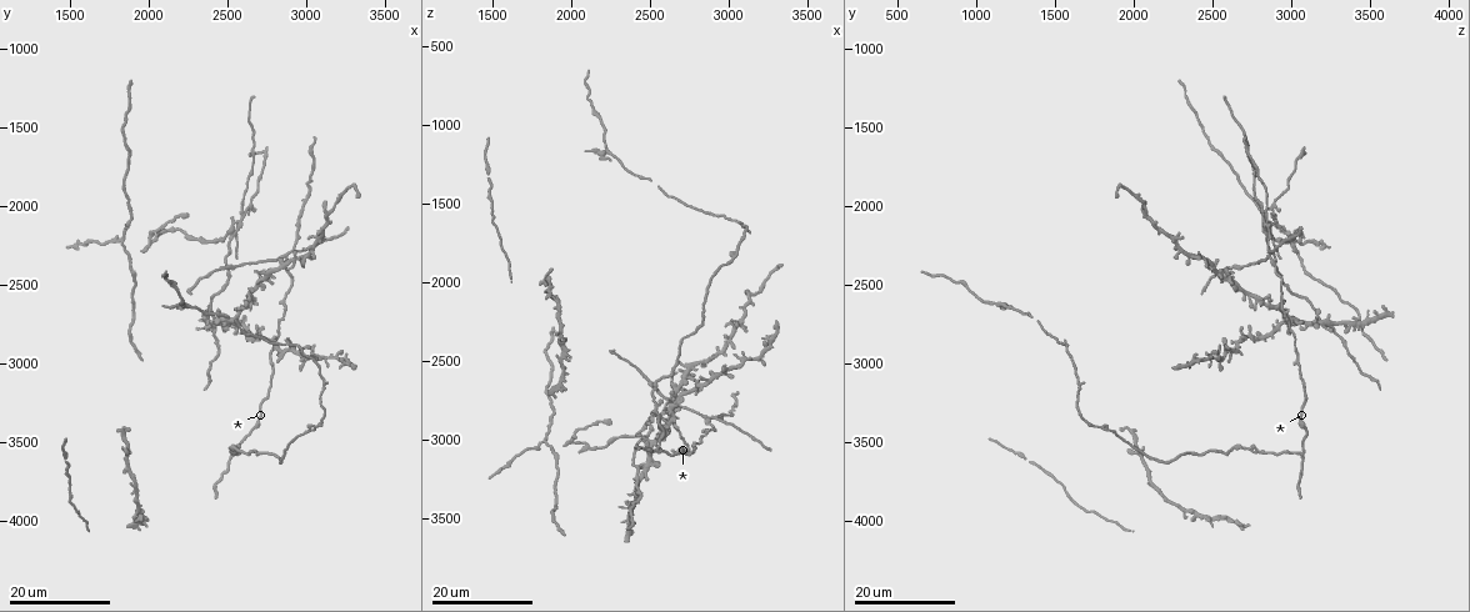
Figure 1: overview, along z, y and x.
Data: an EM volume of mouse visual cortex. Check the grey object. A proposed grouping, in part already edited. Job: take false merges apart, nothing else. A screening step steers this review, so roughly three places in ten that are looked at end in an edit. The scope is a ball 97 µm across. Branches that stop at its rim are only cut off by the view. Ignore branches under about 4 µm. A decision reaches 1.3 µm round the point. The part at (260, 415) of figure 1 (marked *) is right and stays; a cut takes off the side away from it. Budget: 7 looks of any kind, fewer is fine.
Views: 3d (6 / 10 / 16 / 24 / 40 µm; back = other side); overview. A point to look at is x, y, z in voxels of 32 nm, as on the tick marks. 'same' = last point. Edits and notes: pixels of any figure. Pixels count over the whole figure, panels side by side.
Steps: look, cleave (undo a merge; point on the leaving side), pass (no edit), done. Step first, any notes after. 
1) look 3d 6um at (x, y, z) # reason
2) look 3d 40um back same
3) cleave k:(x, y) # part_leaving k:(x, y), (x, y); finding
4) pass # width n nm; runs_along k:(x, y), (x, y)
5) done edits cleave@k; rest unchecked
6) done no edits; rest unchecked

look 3d 16um at (2580, 2100, 2820) # side arm on a straight run

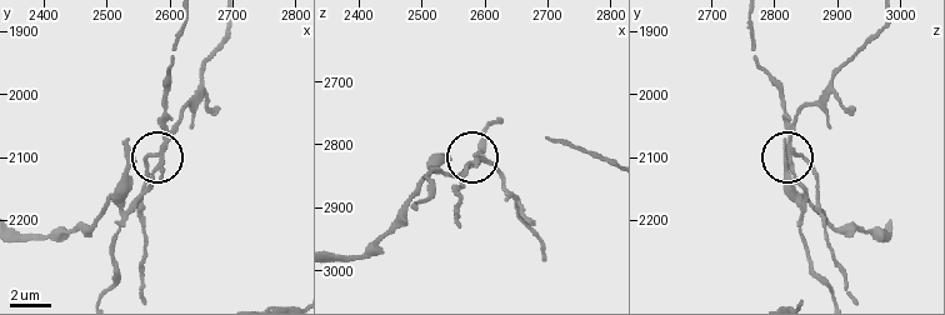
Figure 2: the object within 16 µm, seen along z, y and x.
look 3d 6um at (2590, 2095, 2830) # zoom in

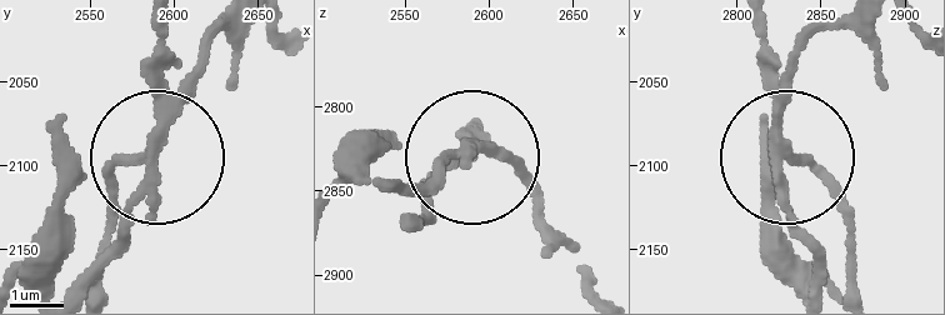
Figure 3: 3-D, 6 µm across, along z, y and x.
cleave 3:(200, 55) # arms 3; two neurons meet here

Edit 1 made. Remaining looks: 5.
look overview # see it whole again

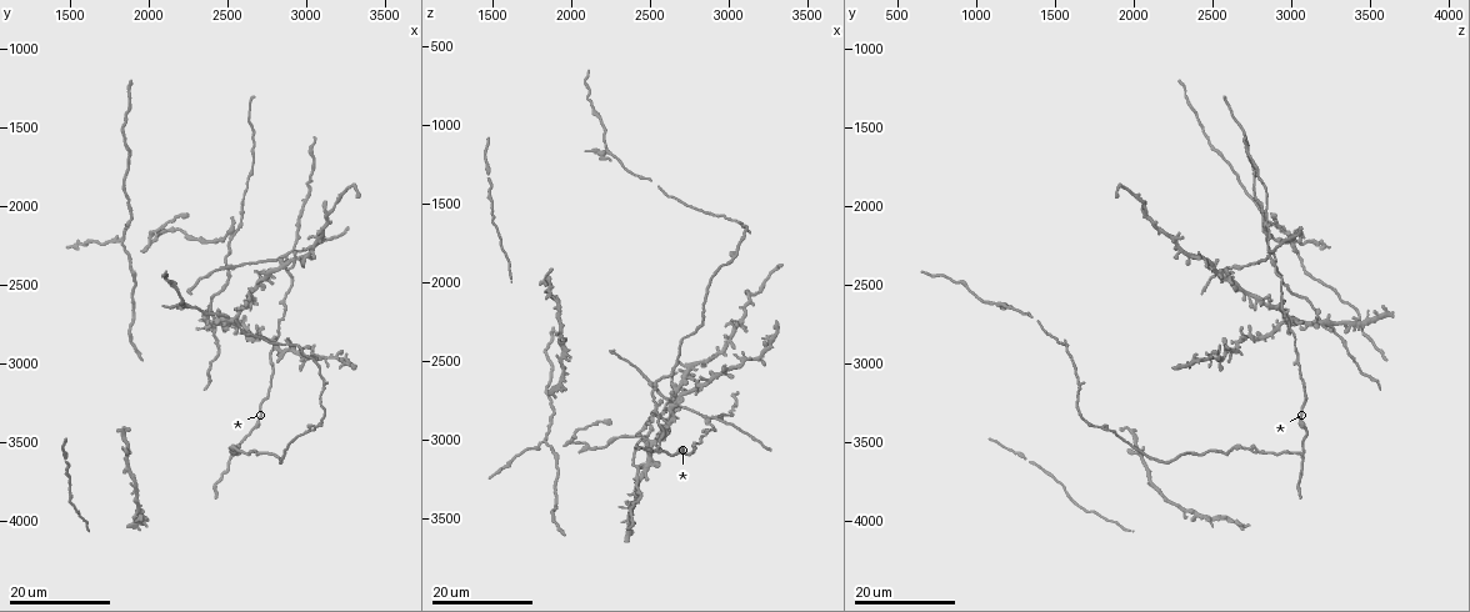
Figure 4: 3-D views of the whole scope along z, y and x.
look 3d 24um at (2900, 2280, 2840) # thin arm on a thick one

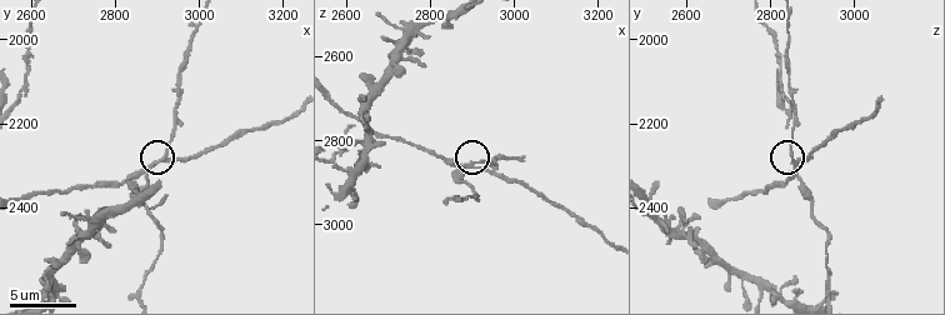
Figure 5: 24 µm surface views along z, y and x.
look 3d 10um at (2895, 2285, 2855)

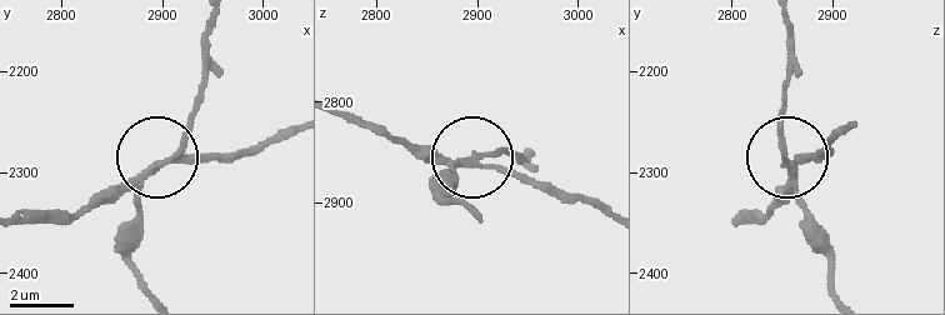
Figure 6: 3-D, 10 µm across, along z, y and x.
cleave 6:(105, 199) # arms 3; part_leaving 6:(145, 176), (108, 186), (75, 211), (26, 216); two neurons meet here

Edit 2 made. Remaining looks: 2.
look 3d 10um at (2845, 2610, 2945)

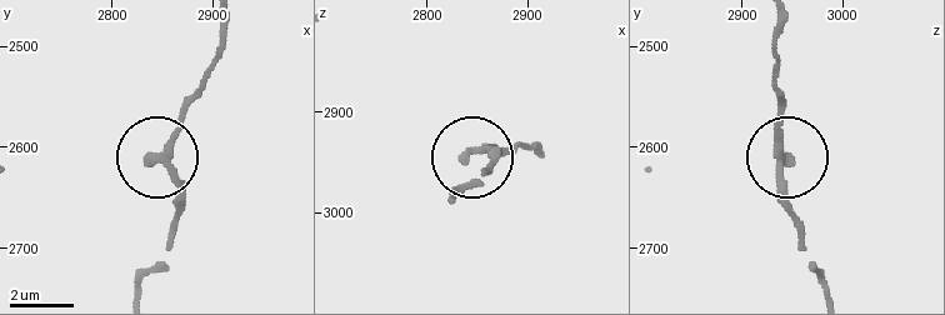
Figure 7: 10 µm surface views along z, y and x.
pass # width 270 nm; runs_along 7:(829, 293), (780, 179), (780, 93); one neuron here

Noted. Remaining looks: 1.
done edits cleave@3, cleave@6; rest unchecked

